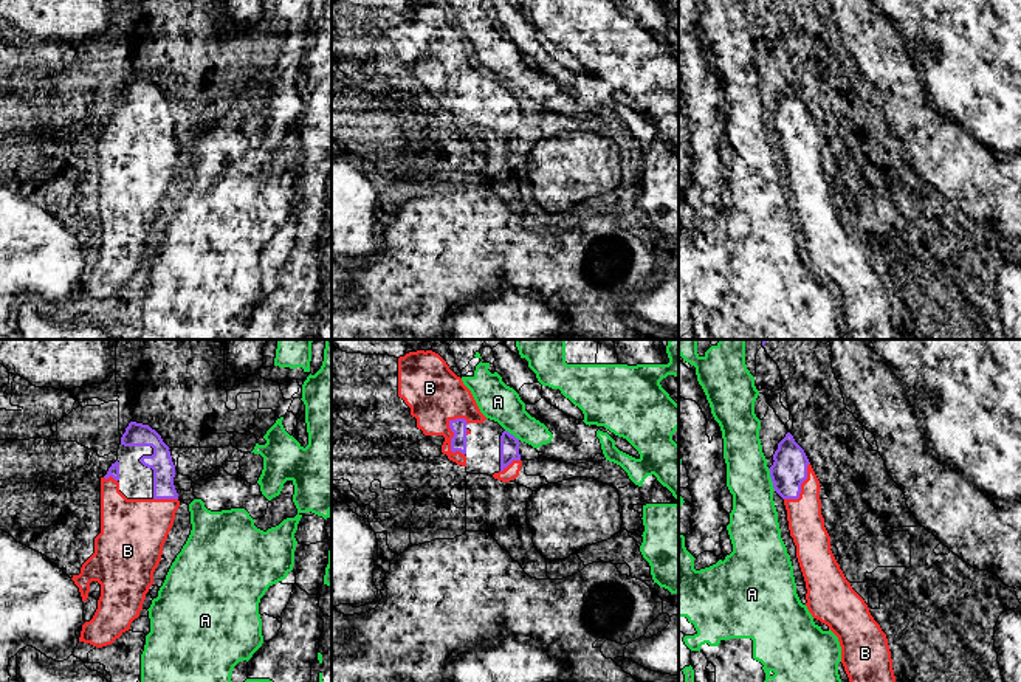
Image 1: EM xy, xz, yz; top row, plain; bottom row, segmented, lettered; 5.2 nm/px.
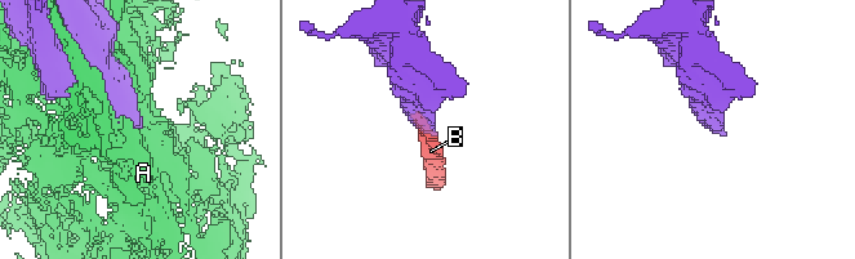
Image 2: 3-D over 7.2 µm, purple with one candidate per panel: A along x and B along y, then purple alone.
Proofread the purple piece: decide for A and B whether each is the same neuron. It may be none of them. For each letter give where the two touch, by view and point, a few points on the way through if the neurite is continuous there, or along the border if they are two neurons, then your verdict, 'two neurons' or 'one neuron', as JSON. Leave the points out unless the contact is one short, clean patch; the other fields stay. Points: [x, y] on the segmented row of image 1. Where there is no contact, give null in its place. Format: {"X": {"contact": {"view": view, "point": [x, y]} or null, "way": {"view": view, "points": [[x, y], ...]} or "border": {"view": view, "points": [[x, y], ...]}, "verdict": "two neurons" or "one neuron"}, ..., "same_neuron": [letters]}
{"A": {"contact": {"view": "yz", "point": [772, 479]}, "verdict": "two neurons"}, "B": {"contact": {"view": "xz", "point": [451, 440]}, "verdict": "one neuron"}, "same_neuron": ["B"]}

